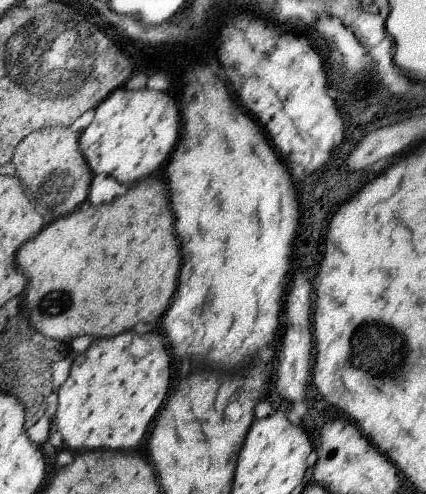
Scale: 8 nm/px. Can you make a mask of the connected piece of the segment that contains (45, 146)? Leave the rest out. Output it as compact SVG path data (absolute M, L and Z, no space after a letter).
M63 126L46 127L32 131L25 136L16 146L11 162L16 168L18 180L23 181L24 188L31 191L34 197L36 212L42 214L44 219L62 217L74 212L80 204L86 202L91 194L92 171L88 168L84 153L80 152L79 133Z

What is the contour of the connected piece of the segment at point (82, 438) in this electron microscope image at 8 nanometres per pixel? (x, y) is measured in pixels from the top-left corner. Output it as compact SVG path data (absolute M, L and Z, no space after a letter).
M128 330L116 338L100 338L90 348L73 359L68 378L58 388L54 429L60 431L70 450L134 450L146 438L152 420L160 412L170 386L170 356L164 340L158 334L148 334L148 354L144 358L132 356L132 340L136 332Z

